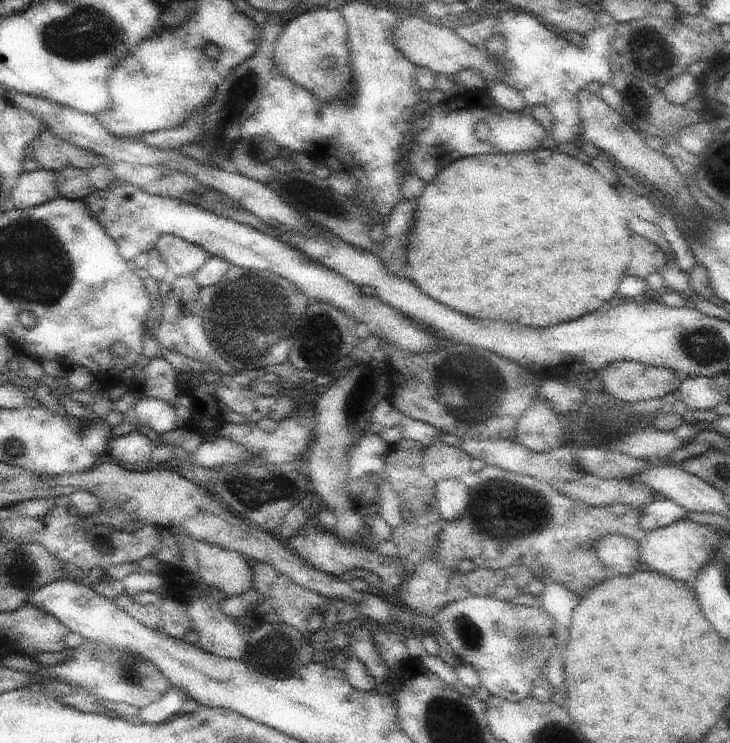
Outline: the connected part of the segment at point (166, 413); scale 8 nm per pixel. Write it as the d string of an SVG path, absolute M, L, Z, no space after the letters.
M140 397L129 417L137 425L150 426L161 435L172 432L177 426L176 405L154 397Z

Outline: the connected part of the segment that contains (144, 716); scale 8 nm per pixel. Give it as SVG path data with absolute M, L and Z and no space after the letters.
M170 685L160 700L140 711L140 722L156 724L168 722L182 713L182 705L187 698L187 694L182 689Z

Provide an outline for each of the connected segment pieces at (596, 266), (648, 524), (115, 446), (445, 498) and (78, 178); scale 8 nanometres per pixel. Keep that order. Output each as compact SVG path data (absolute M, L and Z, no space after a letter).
M532 150L532 152L512 152L498 154L480 154L454 160L439 170L434 182L425 186L418 198L414 223L410 227L406 260L410 279L433 300L464 314L478 319L508 320L522 322L526 326L547 328L565 321L576 321L582 316L612 305L619 297L619 285L627 276L626 270L632 261L630 240L632 228L626 218L628 208L622 202L615 187L602 178L592 166L584 164L577 157L552 150Z
M658 496L657 499L643 509L640 527L642 531L648 532L648 530L671 526L678 520L686 519L688 513L689 511L678 502Z
M134 430L123 437L114 437L110 442L108 450L112 456L120 462L126 464L140 464L140 462L150 462L152 452L156 450L156 445L146 435Z
M454 478L442 480L436 486L435 500L444 520L458 520L466 512L470 501L469 485Z
M72 165L55 171L55 183L60 196L70 201L82 201L95 190L86 171Z

